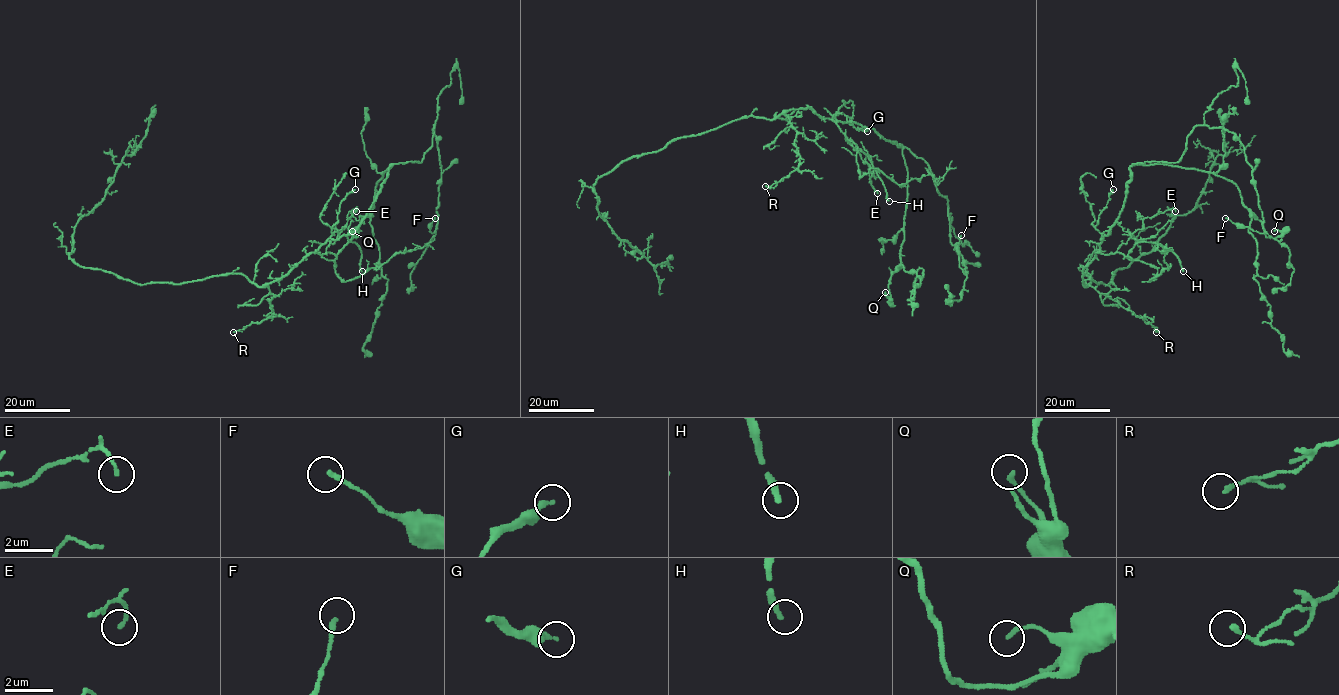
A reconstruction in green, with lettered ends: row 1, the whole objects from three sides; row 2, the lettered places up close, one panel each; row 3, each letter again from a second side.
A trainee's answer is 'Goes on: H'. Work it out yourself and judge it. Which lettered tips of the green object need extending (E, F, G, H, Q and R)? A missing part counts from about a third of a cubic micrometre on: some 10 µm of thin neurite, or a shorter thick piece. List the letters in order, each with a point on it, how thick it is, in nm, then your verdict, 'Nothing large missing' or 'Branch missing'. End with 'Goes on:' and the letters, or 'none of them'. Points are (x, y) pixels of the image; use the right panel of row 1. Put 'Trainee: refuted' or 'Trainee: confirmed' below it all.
E: Place: (1175, 211). Thickness 160 nm. Nothing large missing
F: Place: (1225, 218). Thickness 200 nm. Nothing large missing
G: Place: (1113, 189). Thickness 240 nm. Nothing large missing
H: Place: (1183, 271). Thickness 240 nm. Branch missing
Q: Place: (1274, 231). Thickness 180 nm. Nothing large missing
R: Place: (1156, 332). Thickness 170 nm. Nothing large missing
Goes on: H
Trainee: confirmed

